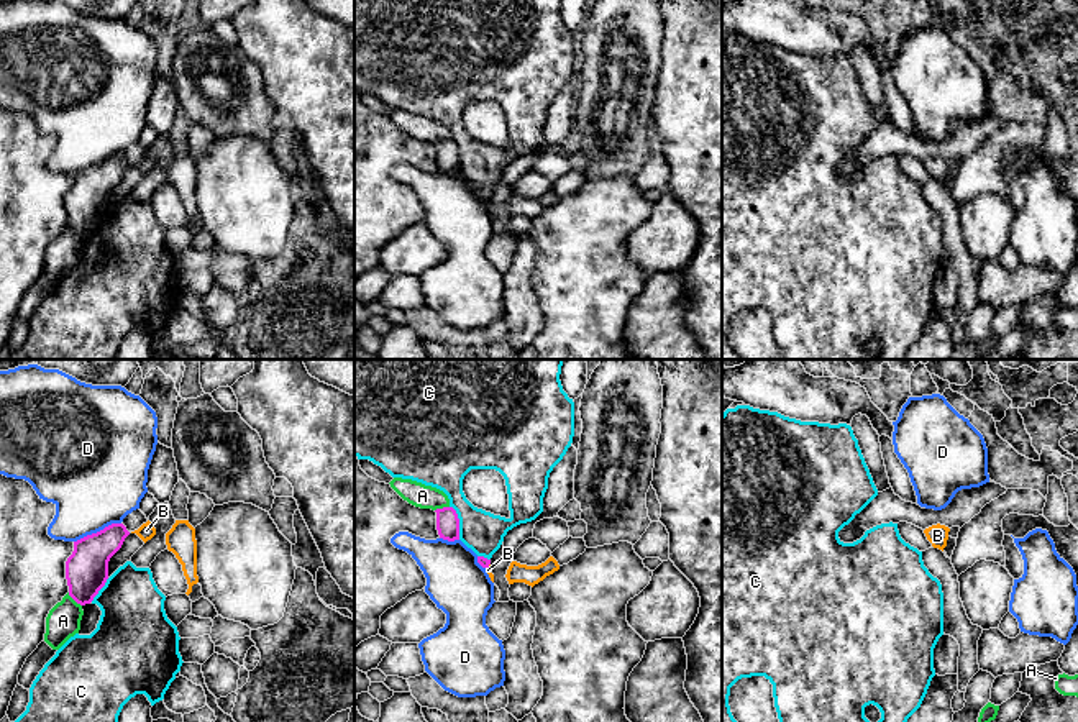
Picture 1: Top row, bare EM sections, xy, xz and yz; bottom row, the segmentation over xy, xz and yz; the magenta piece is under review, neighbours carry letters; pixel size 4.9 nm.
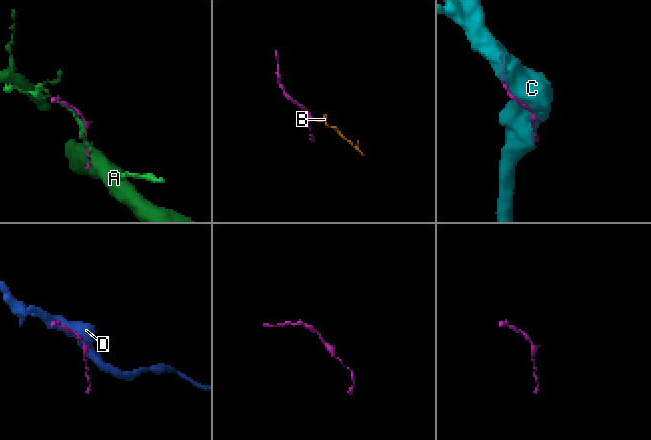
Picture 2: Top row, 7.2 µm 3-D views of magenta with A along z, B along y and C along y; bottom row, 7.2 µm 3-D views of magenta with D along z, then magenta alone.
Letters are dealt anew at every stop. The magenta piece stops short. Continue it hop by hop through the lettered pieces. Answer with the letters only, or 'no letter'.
no letter

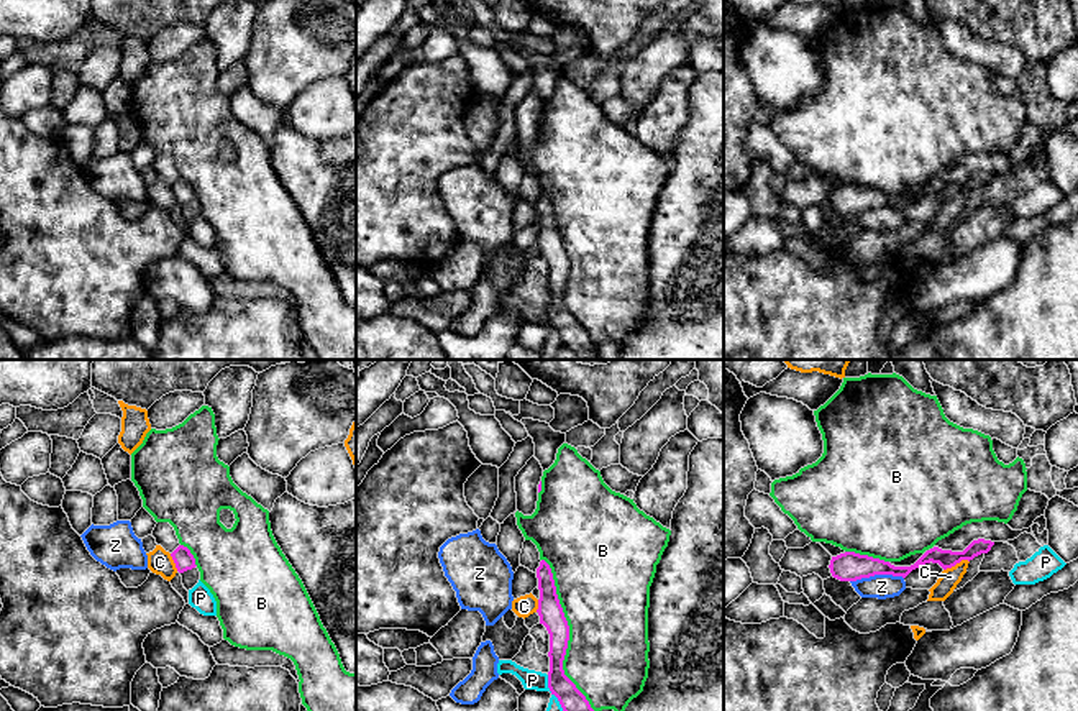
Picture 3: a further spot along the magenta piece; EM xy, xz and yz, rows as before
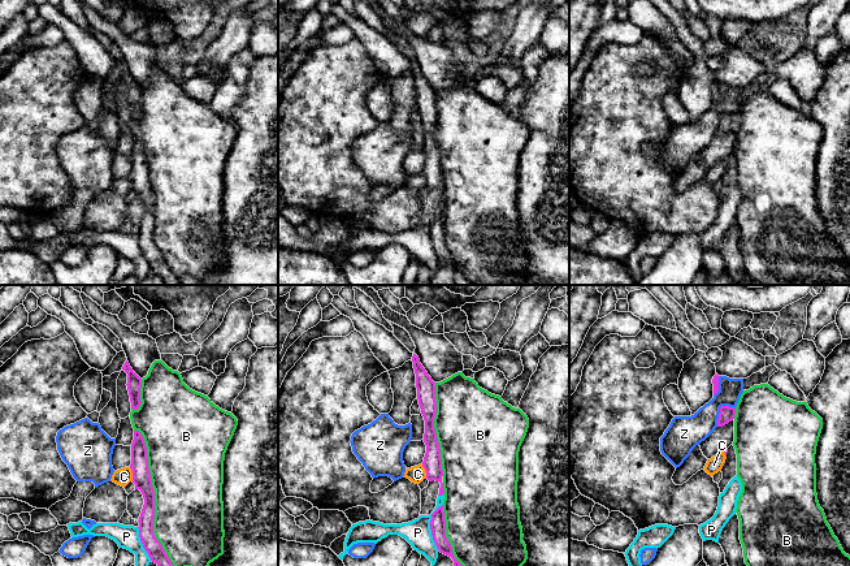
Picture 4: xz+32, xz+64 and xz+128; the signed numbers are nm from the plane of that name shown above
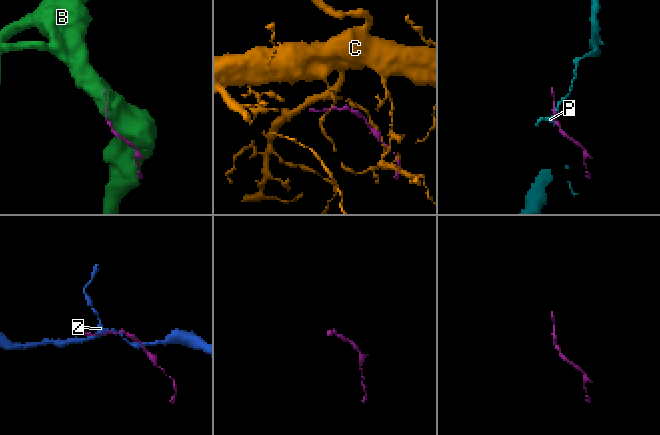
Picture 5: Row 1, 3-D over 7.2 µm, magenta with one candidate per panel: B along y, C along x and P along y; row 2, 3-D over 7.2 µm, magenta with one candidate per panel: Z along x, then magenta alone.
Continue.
C

